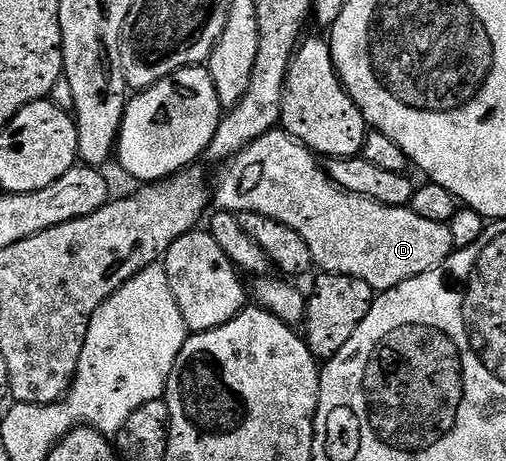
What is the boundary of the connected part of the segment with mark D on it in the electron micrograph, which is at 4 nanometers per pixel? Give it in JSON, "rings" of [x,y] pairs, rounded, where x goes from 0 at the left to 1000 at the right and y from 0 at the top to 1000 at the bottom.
{"rings":[[[545,275],[534,280],[516,302],[492,310],[455,349],[439,351],[433,386],[421,393],[421,445],[427,456],[445,462],[506,462],[532,475],[547,475],[547,484],[563,484],[563,492],[579,492],[595,518],[611,534],[625,577],[640,592],[690,597],[698,605],[713,605],[741,627],[743,638],[769,631],[824,597],[840,597],[840,588],[856,588],[879,562],[889,557],[899,529],[889,486],[856,484],[856,475],[832,475],[810,449],[787,445],[755,445],[727,427],[708,427],[704,419],[682,414],[656,393],[632,343],[613,323],[573,297],[565,280]]]}

